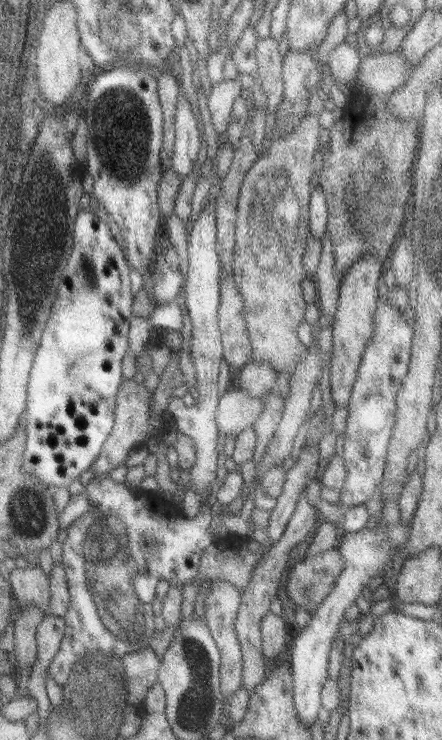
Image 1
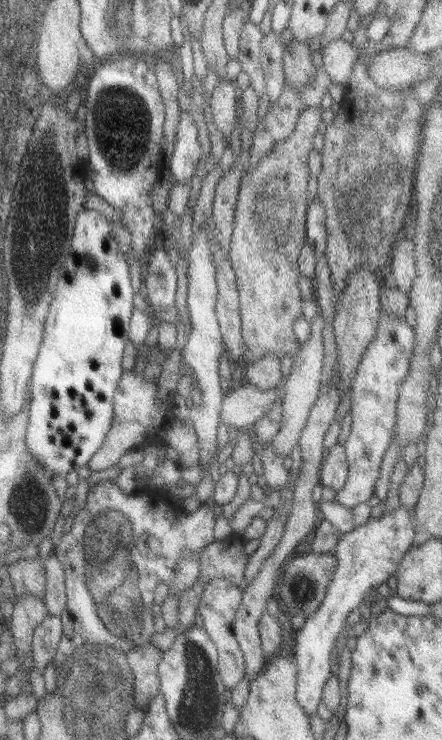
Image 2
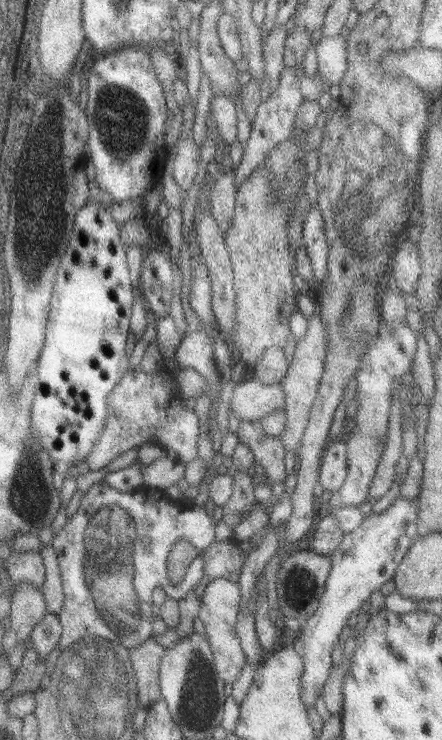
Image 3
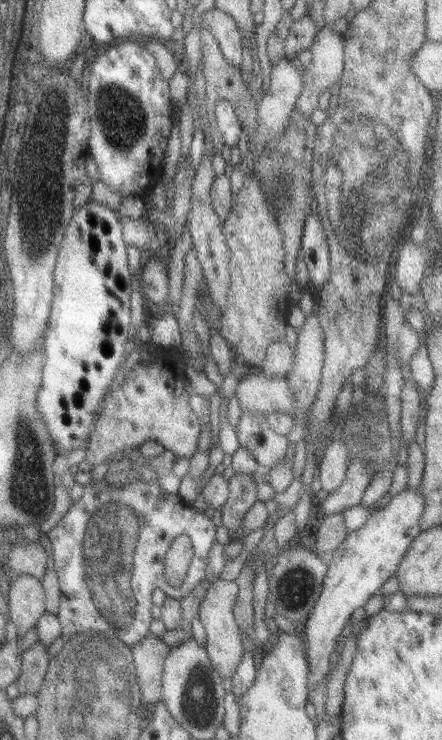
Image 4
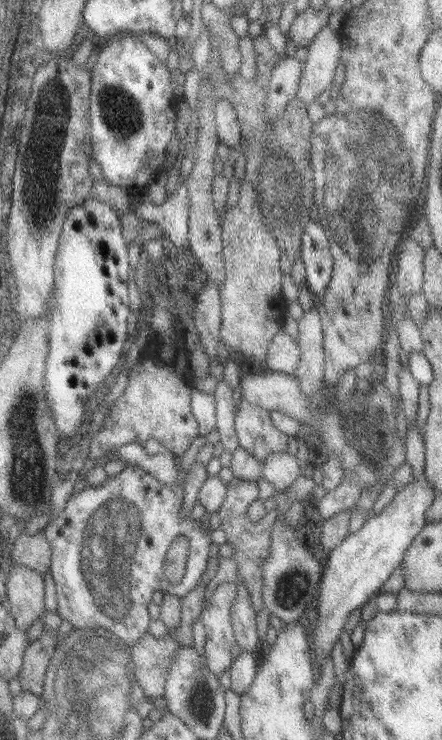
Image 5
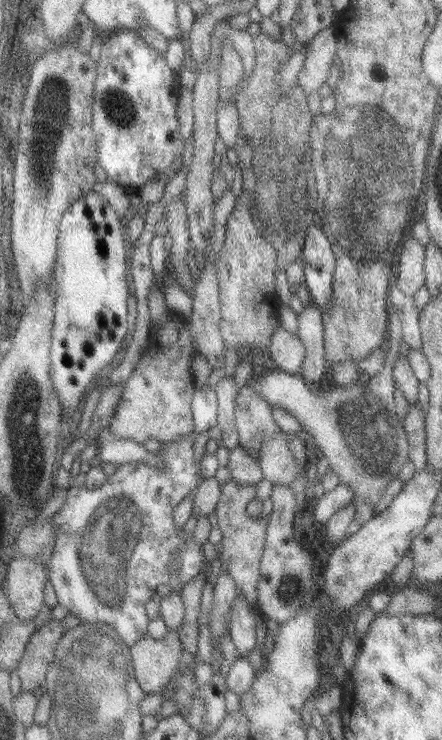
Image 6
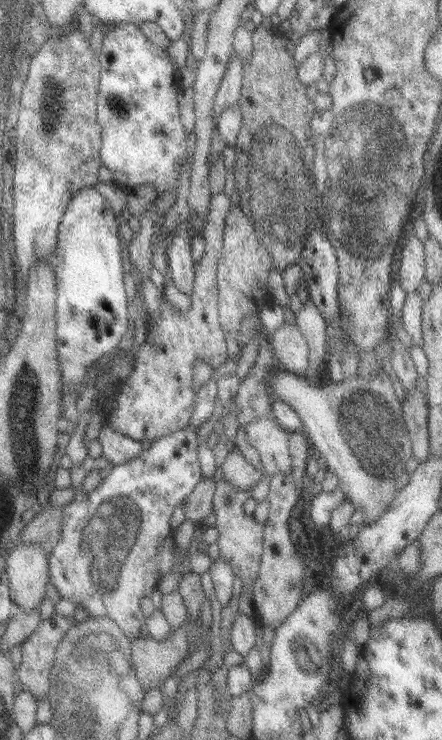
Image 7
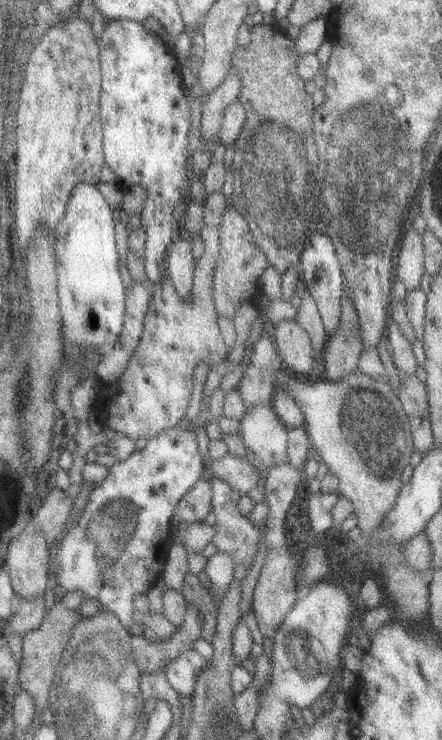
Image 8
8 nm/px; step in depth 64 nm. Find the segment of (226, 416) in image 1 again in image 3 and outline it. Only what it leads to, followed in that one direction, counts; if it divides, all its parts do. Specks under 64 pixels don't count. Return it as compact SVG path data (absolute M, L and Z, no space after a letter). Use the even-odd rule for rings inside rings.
M251 377L235 385L228 413L233 410L239 423L252 422L283 408L283 389L278 383L262 384L259 379Z

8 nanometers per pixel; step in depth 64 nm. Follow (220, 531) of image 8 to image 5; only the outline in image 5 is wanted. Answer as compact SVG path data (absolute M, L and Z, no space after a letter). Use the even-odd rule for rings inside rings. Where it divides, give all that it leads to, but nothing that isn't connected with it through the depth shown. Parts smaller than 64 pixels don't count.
M232 477L225 485L225 498L216 510L221 522L219 528L224 533L224 544L231 545L231 550L233 550L230 559L235 562L234 582L245 586L255 612L259 612L263 608L263 602L261 602L261 579L263 576L261 565L263 565L263 559L267 557L270 548L271 529L271 524L251 523L247 519L246 510L249 504L257 498L257 488L252 481L243 481Z

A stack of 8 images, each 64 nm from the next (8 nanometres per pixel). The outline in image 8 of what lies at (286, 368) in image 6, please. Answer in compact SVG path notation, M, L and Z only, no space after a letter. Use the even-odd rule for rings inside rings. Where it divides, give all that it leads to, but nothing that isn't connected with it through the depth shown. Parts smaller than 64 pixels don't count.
M294 319L281 320L273 326L273 343L283 366L303 376L313 364L313 347L309 335Z

